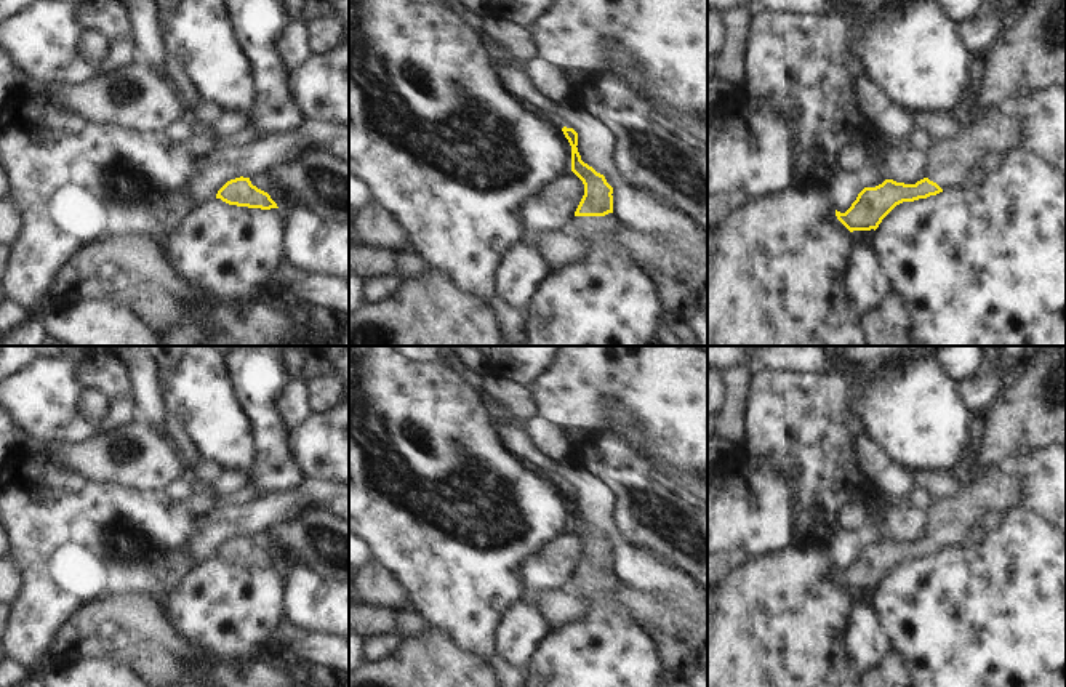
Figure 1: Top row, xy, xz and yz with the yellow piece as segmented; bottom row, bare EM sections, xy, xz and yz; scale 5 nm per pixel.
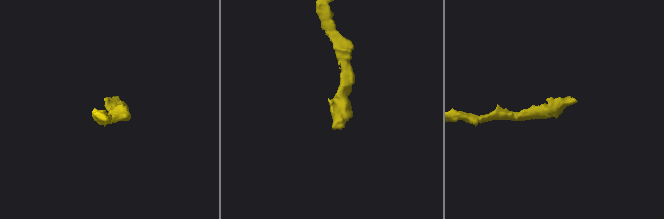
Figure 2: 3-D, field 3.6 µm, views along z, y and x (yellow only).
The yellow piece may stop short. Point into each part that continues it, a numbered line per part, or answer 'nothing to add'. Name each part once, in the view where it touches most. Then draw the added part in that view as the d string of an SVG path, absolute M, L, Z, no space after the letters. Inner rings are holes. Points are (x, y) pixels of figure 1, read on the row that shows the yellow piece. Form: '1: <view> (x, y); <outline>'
1: xz (588, 229); M613 213L605 216L576 216L568 234L576 237L586 247L594 247L602 237L616 234L619 231L619 221Z

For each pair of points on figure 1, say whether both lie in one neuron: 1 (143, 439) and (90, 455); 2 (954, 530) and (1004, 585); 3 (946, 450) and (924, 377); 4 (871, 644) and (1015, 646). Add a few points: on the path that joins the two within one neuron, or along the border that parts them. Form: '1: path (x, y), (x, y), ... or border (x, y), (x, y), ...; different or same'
1: path (130, 437), (116, 437), (103, 449); same
2: border (961, 543), (930, 553), (925, 558); different
3: path (932, 433), (924, 420), (924, 394); same
4: border (874, 610), (893, 649); different

